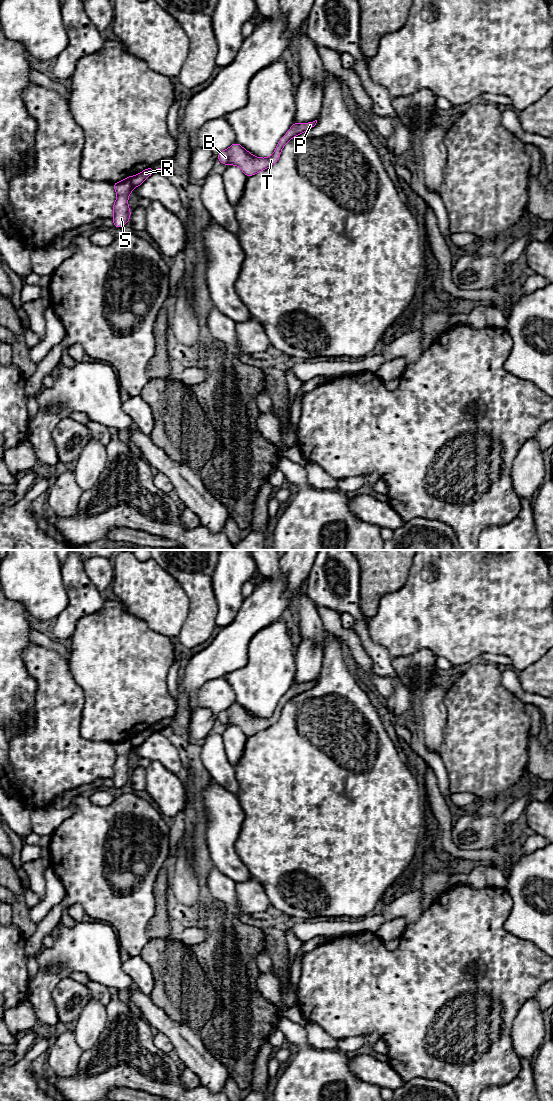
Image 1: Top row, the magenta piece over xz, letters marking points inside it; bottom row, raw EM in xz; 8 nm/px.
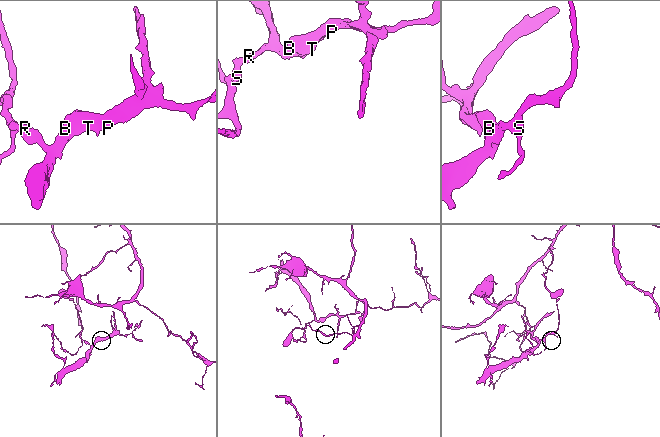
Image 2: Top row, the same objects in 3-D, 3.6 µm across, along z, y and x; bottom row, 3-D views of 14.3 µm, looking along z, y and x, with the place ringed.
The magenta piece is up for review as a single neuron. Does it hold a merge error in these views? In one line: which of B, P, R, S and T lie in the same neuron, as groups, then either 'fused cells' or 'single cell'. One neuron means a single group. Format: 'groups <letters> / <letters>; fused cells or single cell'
groups B P R T / S; fused cells

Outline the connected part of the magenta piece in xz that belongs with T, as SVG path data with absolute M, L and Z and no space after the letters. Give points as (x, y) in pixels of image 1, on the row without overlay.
M317 680L309 683L294 682L288 692L279 700L273 714L268 718L256 717L250 714L240 704L235 702L228 709L218 713L217 719L227 726L239 726L247 737L255 735L256 733L265 730L276 723L285 704L295 696L313 688L316 683Z

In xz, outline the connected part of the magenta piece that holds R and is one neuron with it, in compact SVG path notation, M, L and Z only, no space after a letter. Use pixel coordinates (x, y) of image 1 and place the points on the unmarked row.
M152 727L138 733L136 736L129 736L133 747L140 746L150 735L152 735L156 730Z

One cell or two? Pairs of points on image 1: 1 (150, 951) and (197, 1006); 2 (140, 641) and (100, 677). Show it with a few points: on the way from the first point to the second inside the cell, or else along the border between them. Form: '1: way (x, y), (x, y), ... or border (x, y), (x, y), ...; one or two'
1: way (164, 965), (179, 980), (183, 992); one
2: way (130, 651), (110, 667); one

